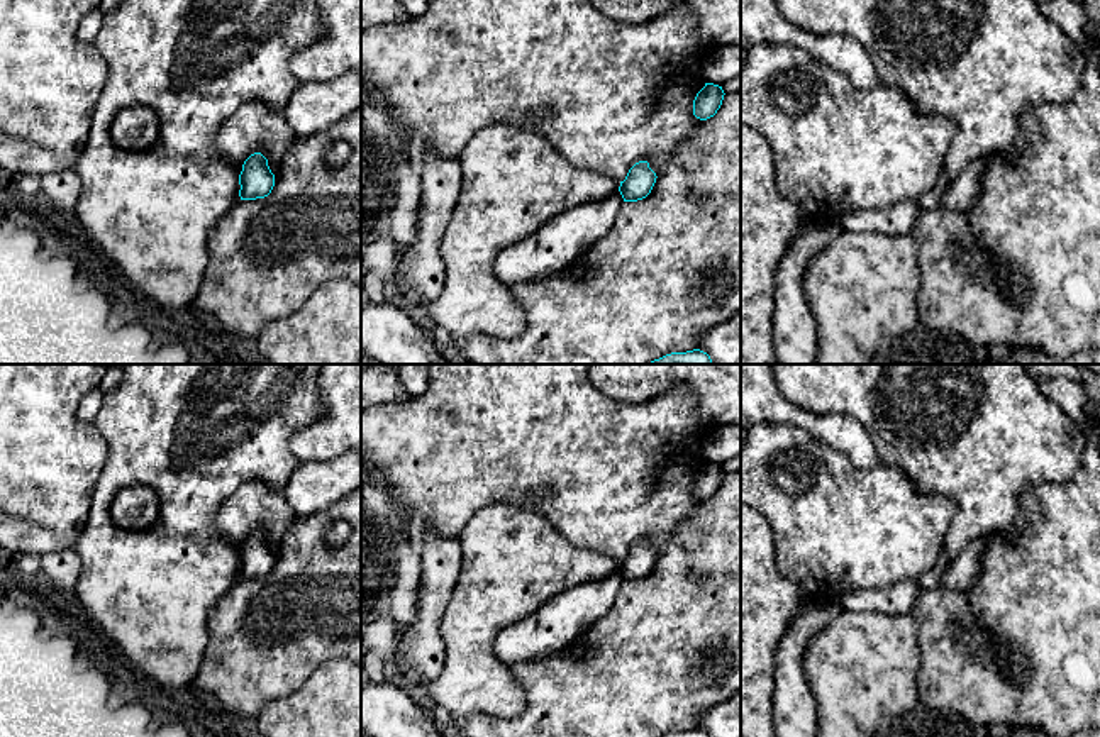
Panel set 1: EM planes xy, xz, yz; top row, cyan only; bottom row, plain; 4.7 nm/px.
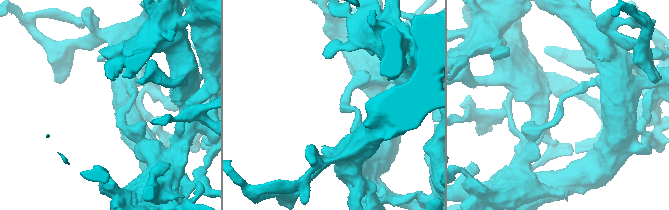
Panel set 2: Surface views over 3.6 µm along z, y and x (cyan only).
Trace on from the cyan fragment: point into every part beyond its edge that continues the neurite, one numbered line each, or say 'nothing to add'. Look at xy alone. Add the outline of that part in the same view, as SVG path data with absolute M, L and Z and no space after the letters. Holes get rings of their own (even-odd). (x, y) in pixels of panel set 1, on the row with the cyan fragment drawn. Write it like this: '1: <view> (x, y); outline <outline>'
nothing to add

